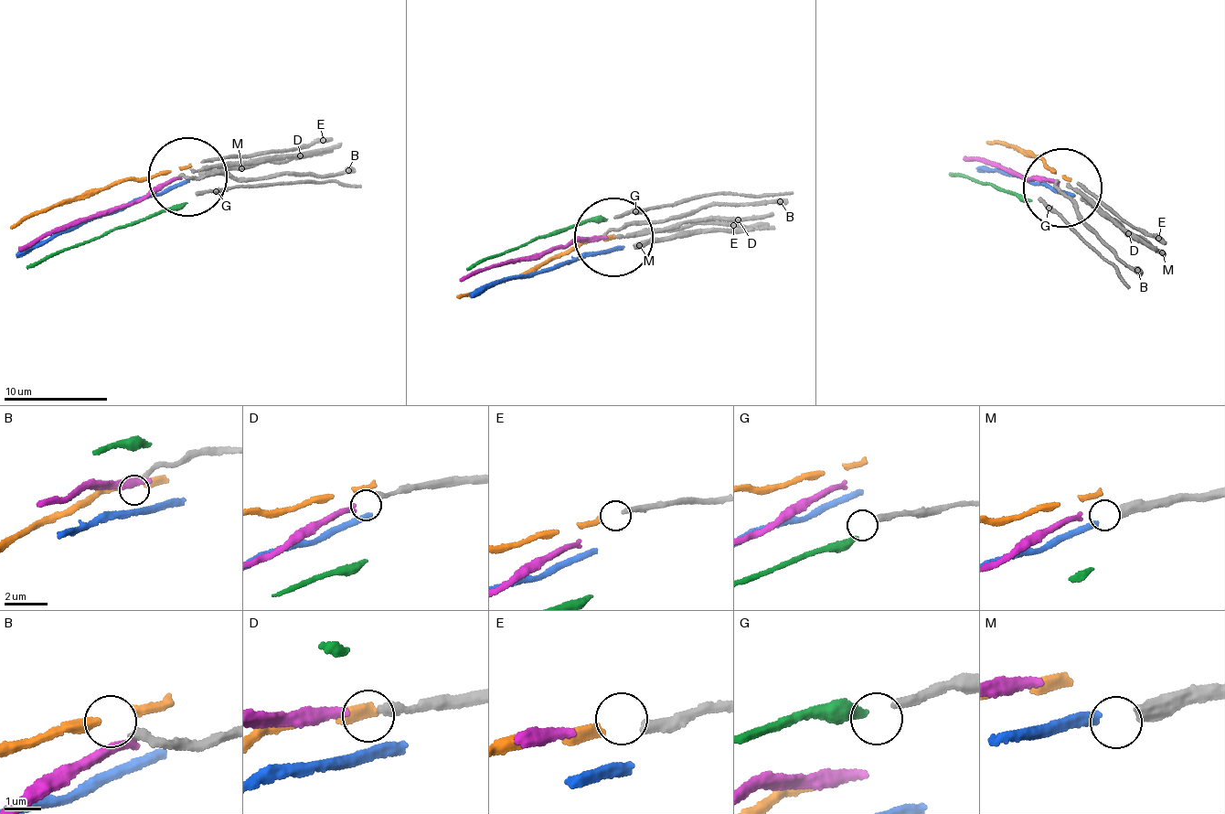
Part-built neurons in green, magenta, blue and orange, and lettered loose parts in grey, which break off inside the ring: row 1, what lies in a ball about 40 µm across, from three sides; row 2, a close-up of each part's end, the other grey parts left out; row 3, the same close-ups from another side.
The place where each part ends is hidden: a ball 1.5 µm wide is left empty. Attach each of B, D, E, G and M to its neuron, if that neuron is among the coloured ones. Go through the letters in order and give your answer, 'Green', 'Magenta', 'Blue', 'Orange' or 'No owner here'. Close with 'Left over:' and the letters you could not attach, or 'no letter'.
B: No owner here
D: Magenta
E: Orange
G: No owner here
M: Blue
Left over: B, G

